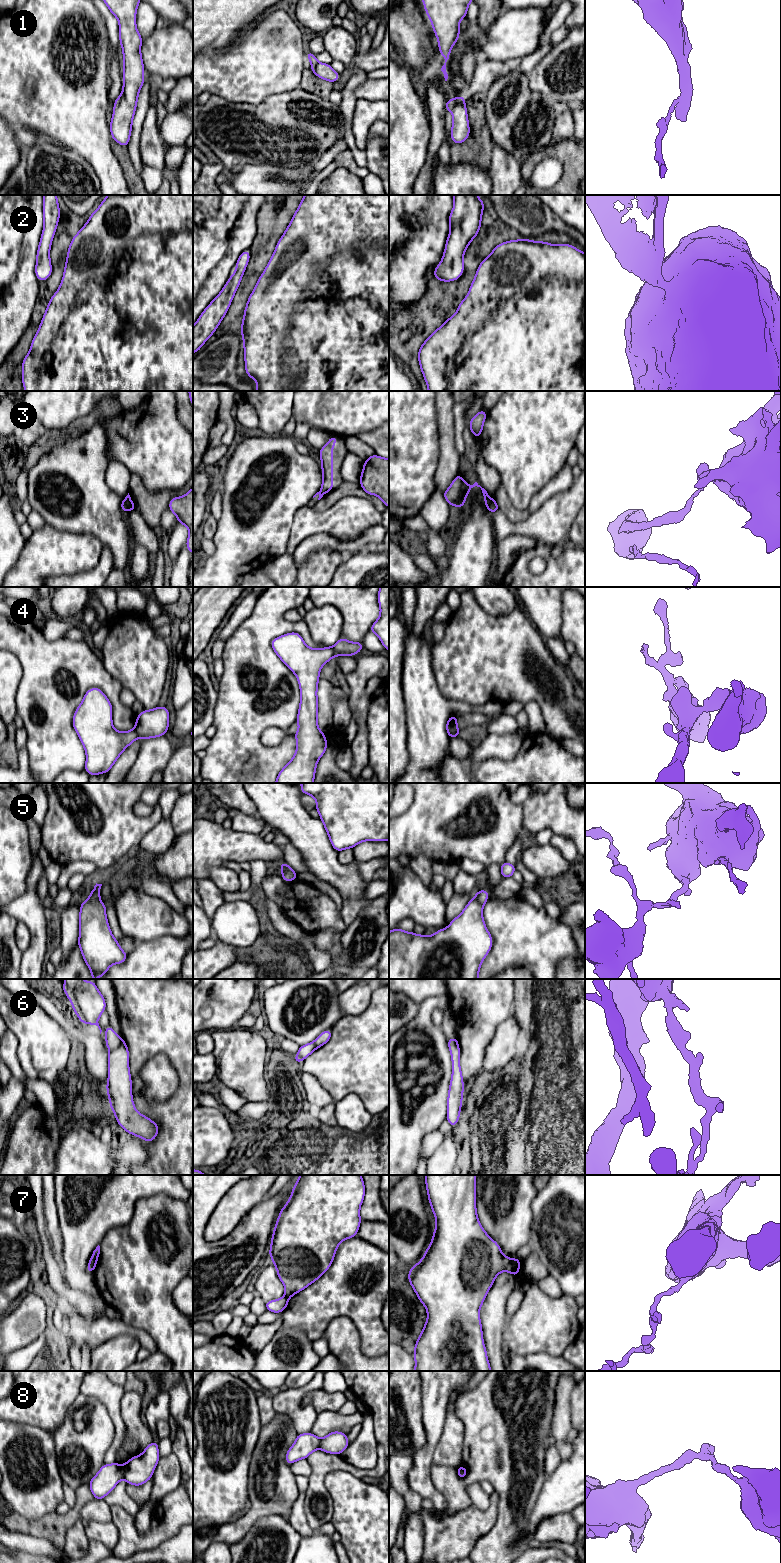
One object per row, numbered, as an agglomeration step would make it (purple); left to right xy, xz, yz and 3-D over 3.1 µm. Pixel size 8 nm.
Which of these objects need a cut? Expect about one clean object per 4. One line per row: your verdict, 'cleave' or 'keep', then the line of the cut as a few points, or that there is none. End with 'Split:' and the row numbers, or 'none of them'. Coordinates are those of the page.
1: cleave; cut yz (463, 95), (463, 98), (450, 110)
2: keep; cut none
3: cleave; cut xy (124, 499), (128, 509)
4: cleave; cut xy (133, 729), (138, 737)
5: cleave; cut xz (294, 871), (286, 871), (282, 874)
6: cleave; cut xy (121, 1039), (121, 1042), (111, 1051)
7: cleave; cut yz (512, 1259), (506, 1270)
8: cleave; cut xy (124, 1466), (122, 1477)
Split: 1, 3, 4, 5, 6, 7, 8

